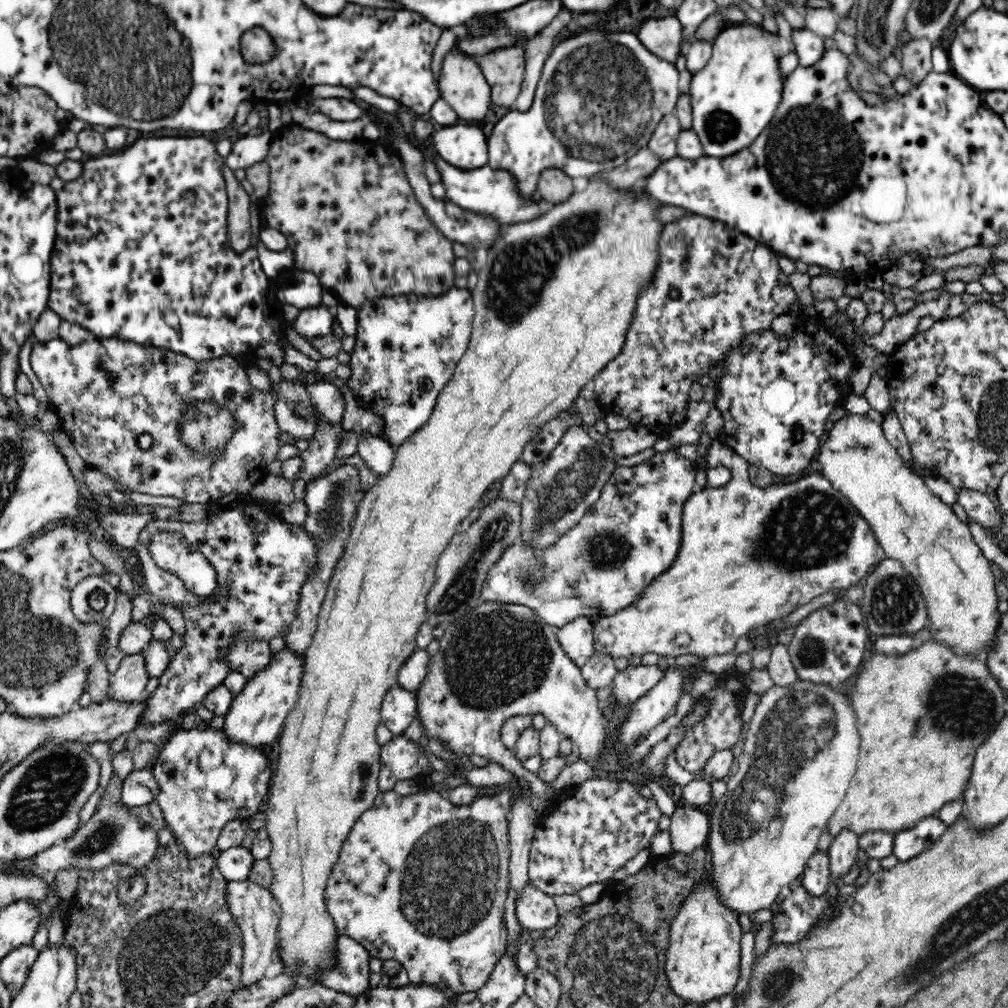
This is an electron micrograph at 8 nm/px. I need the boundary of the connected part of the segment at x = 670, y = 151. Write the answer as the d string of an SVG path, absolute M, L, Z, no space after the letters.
M667 115L658 125L647 148L660 160L677 156L677 139L683 132L682 125L675 115Z

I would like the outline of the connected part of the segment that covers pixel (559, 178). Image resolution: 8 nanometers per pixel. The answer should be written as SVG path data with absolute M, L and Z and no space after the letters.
M559 169L544 170L537 182L540 198L553 205L566 202L574 190L572 179Z

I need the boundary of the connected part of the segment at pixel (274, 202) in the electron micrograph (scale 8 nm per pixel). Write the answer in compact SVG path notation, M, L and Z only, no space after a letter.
M288 124L274 133L269 154L266 156L271 171L270 189L264 198L257 200L263 224L279 230L286 236L288 247L295 253L294 268L314 273L320 279L323 288L330 289L333 295L338 298L342 311L349 307L359 309L365 302L374 298L412 293L423 294L424 296L444 294L448 288L455 286L454 278L457 277L454 272L454 262L457 257L454 256L452 242L448 241L428 218L408 181L403 160L398 152L395 152L386 142L381 141L382 162L378 162L380 152L370 152L370 142L368 140L368 150L364 152L364 150L360 150L362 144L358 144L358 142L328 139L321 133L306 129L302 125Z

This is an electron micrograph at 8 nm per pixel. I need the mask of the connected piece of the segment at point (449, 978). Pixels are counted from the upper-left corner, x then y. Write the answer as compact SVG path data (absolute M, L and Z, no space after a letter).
M509 787L499 790L499 794L476 798L468 806L456 806L450 802L444 794L438 794L433 790L423 790L416 794L401 796L394 790L378 793L374 806L365 810L352 826L348 838L340 848L339 860L332 870L324 890L324 903L328 913L332 915L336 923L336 931L339 935L346 935L358 941L368 952L370 958L382 960L396 960L408 970L409 984L434 984L440 987L448 987L452 992L462 994L480 990L488 980L490 973L495 969L500 957L506 953L508 944L508 931L504 921L505 908L507 905L508 877L510 861L509 845L509 822L510 808L514 797L510 794Z

